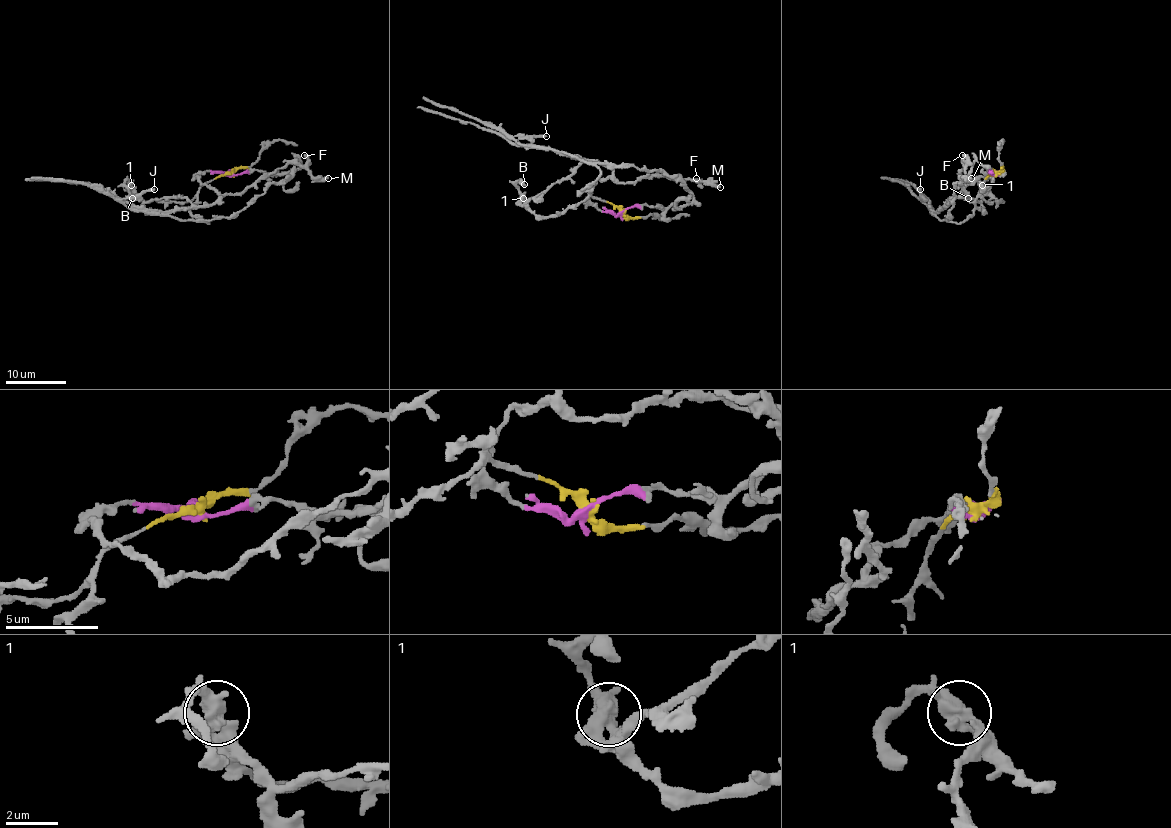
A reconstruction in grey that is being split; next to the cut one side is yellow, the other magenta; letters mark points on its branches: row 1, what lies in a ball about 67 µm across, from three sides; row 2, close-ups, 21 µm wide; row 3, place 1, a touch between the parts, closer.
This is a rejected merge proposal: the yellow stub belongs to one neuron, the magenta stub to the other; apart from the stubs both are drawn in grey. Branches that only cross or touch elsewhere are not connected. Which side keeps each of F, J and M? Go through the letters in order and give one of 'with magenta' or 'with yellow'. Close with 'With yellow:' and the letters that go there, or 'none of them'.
F: with magenta
J: with yellow
M: with magenta
With yellow: J

